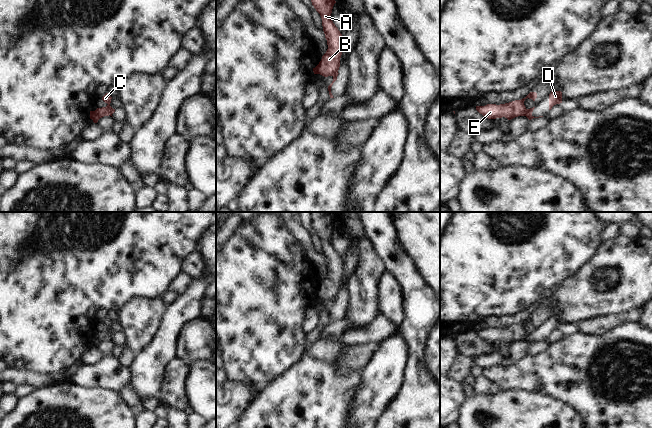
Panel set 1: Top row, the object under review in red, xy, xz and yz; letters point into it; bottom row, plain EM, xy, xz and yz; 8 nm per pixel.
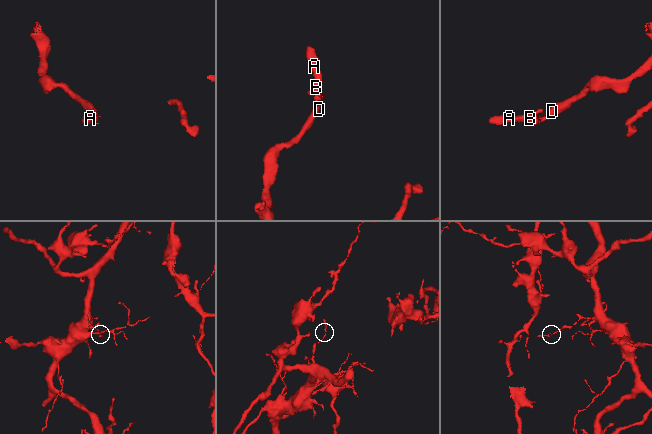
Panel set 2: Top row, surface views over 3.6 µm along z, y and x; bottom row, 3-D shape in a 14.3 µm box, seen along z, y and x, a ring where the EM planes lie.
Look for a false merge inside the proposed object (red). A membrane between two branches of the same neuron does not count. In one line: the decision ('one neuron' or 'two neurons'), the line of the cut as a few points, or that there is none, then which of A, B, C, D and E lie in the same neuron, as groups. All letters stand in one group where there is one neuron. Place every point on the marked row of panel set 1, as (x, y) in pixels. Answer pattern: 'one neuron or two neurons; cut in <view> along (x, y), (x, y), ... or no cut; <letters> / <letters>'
two neurons; cut in yz along (526, 109), (524, 115); A B C E / D

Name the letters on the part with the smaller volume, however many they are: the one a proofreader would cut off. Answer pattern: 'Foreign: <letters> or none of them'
Foreign: A, B, C, E.

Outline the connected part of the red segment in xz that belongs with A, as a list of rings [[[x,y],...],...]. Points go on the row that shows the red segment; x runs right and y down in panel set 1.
[[[311,0],[311,2],[321,16],[323,31],[328,45],[326,53],[322,56],[319,64],[313,68],[313,72],[314,74],[320,74],[324,77],[333,76],[339,70],[343,50],[342,34],[330,17],[336,1]]]

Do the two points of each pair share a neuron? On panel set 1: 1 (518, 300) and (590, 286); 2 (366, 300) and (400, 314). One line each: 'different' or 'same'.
1: different
2: different

